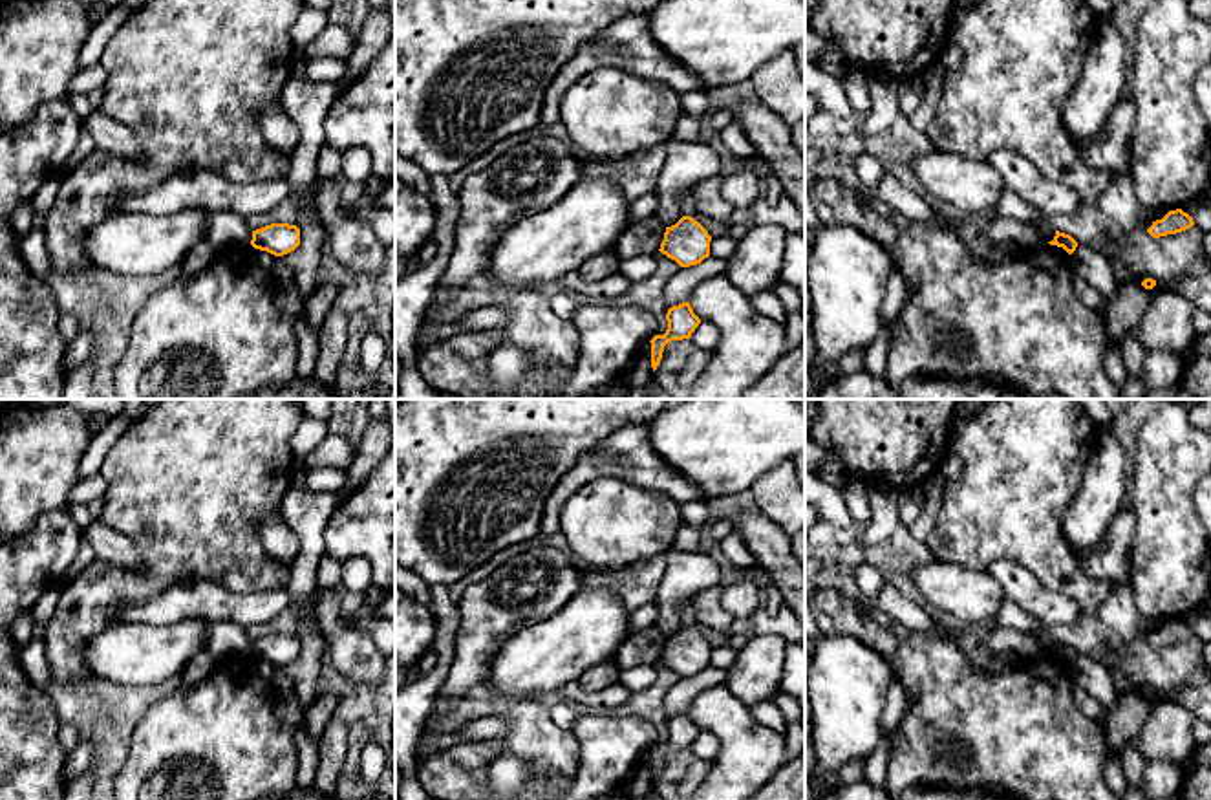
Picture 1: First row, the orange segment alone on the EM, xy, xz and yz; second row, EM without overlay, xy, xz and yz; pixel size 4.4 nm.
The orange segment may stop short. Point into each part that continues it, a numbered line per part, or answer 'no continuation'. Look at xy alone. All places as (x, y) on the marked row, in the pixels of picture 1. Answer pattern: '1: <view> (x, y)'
no continuation

